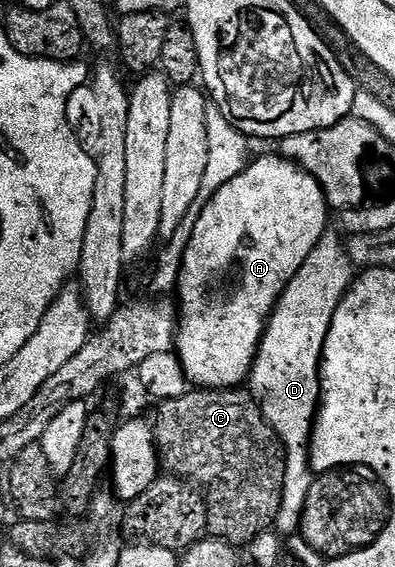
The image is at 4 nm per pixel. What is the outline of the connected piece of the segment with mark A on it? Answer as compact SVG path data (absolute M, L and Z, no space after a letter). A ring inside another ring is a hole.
M278 153L275 154L269 155L268 158L257 159L256 157L235 179L229 180L216 192L209 200L208 206L201 212L197 226L193 230L193 238L185 250L177 287L177 317L179 319L177 353L187 373L188 383L199 388L229 390L242 387L248 381L251 365L254 364L255 355L259 352L259 341L263 338L263 332L267 328L267 319L275 311L275 305L279 303L279 298L285 292L289 280L293 280L293 276L297 276L298 270L305 264L306 257L313 251L323 234L329 230L327 197L324 196L323 189L319 187L317 180L313 180L313 176L309 176L309 172L305 172L287 158Z

